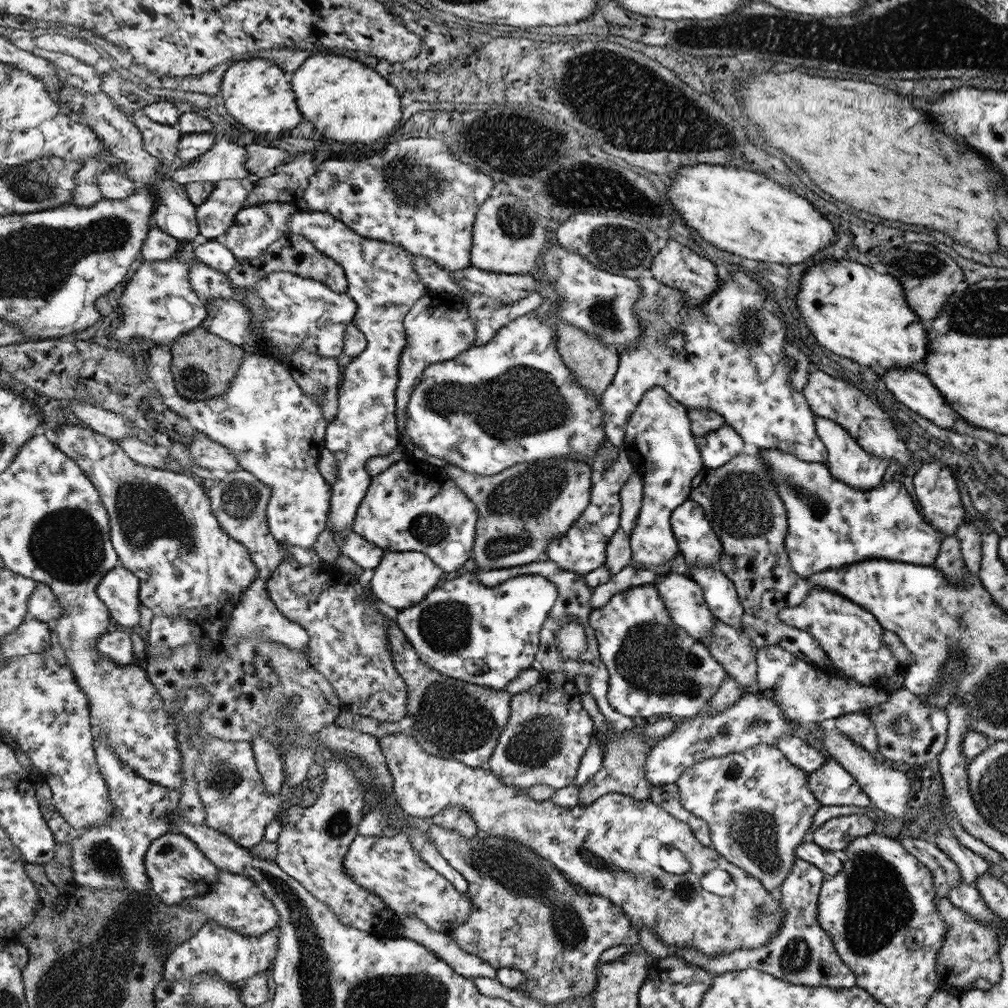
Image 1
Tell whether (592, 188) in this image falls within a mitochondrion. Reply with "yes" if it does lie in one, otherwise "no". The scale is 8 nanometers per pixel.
yes

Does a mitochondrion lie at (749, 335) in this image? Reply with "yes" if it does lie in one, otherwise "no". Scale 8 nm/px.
yes

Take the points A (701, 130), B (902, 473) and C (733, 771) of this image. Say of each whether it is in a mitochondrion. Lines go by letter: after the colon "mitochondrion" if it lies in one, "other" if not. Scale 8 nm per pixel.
A: mitochondrion
B: other
C: mitochondrion

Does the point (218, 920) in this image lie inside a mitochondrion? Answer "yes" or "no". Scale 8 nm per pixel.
no

